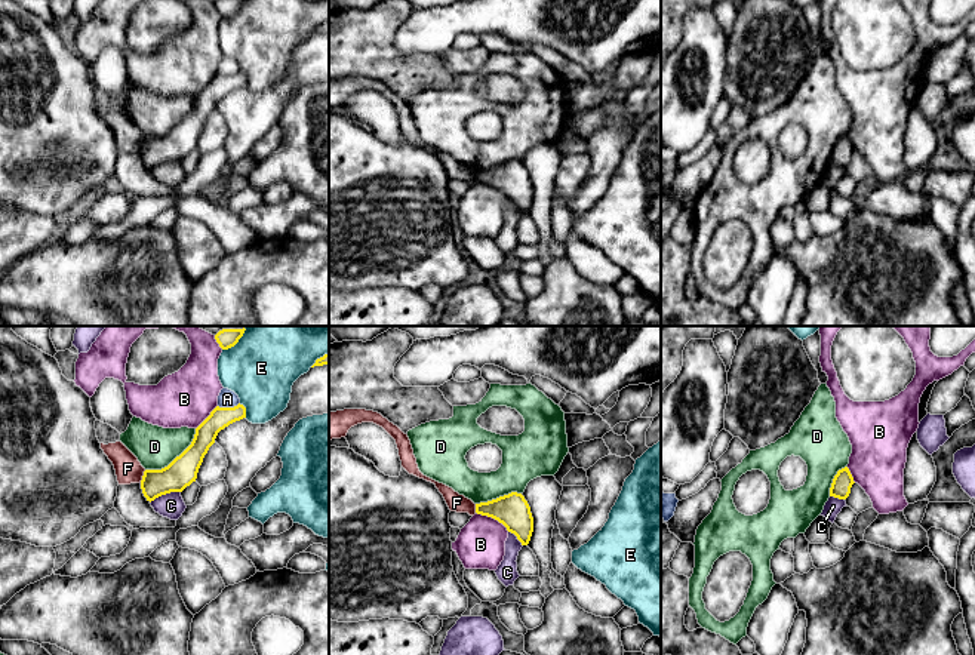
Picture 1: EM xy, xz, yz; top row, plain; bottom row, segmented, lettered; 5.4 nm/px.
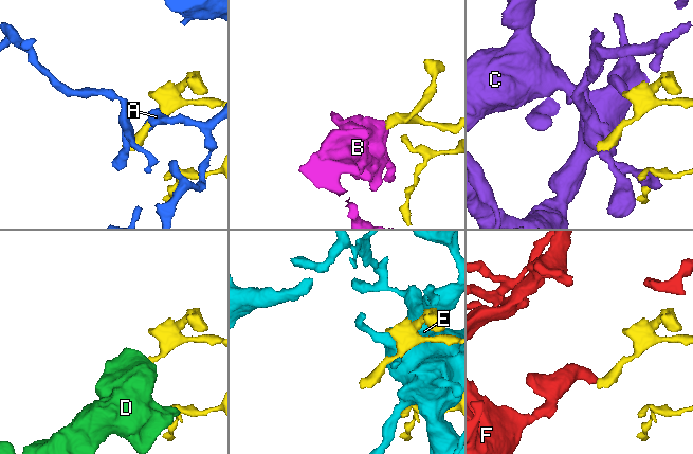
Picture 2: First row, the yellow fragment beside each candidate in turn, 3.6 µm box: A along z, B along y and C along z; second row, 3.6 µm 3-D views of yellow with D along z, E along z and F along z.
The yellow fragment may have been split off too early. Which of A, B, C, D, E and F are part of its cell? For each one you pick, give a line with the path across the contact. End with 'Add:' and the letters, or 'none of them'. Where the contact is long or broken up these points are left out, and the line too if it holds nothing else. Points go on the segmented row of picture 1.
Add: none of them

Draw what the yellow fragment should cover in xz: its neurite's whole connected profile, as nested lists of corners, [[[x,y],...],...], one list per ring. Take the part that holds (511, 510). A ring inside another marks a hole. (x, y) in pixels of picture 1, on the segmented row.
[[[517,492],[476,504],[476,513],[492,517],[514,533],[522,545],[528,545],[533,532],[533,517],[525,496]]]

